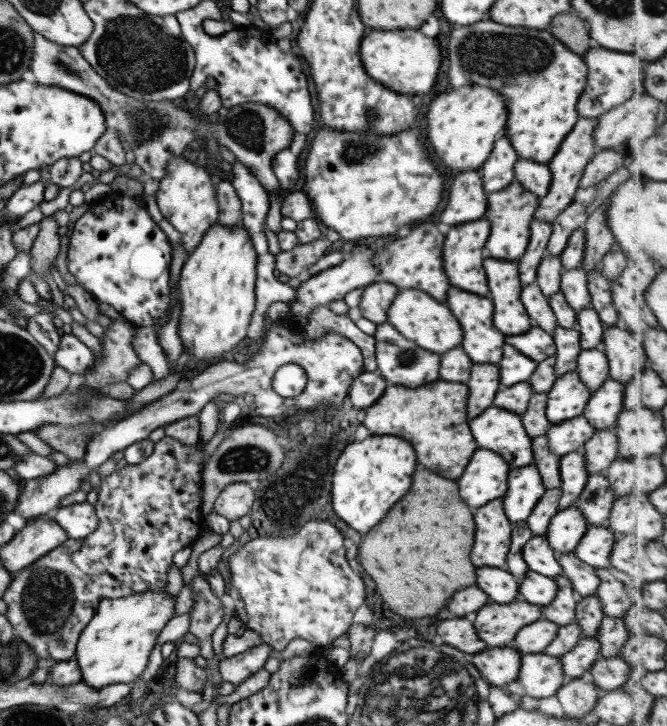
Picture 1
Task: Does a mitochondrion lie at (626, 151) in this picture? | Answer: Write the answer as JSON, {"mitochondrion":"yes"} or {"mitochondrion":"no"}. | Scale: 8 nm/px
{"mitochondrion":"no"}

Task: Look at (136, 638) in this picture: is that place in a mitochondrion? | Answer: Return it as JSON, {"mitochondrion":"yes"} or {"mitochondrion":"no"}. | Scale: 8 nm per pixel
{"mitochondrion":"no"}

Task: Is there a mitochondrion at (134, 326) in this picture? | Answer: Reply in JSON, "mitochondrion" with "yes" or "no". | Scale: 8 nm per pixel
{"mitochondrion":"no"}

